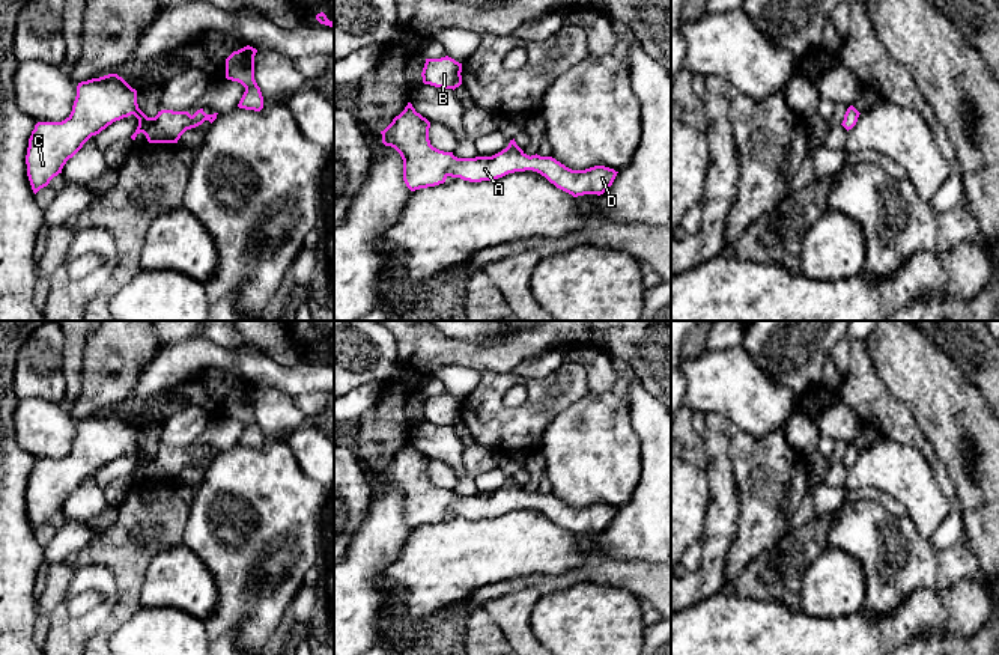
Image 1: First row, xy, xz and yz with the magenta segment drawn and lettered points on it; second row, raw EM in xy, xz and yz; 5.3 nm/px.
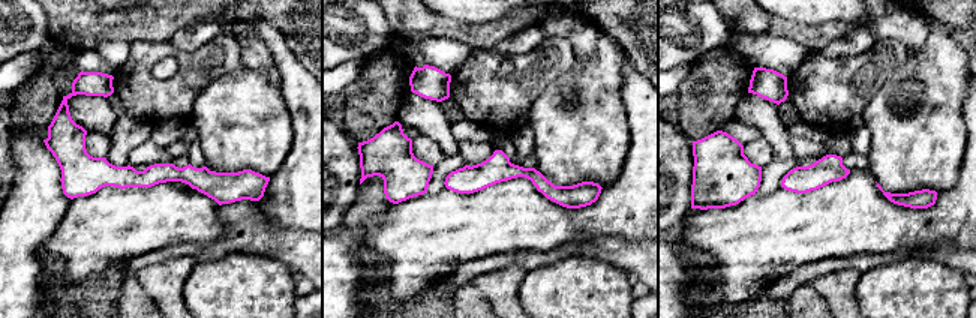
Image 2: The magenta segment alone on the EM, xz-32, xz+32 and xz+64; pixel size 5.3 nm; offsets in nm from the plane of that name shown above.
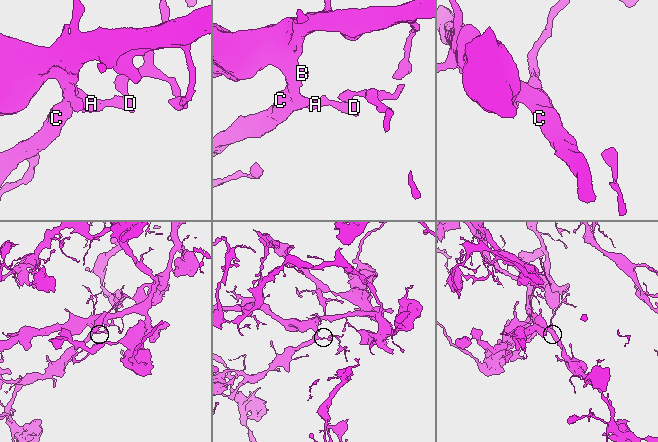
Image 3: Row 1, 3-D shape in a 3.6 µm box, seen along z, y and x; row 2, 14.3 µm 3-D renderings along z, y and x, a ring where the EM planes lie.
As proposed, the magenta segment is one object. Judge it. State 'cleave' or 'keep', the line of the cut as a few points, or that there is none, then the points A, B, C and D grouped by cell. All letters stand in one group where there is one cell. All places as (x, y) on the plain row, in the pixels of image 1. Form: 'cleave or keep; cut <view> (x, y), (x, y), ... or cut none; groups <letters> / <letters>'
keep; cut none; groups A B C D

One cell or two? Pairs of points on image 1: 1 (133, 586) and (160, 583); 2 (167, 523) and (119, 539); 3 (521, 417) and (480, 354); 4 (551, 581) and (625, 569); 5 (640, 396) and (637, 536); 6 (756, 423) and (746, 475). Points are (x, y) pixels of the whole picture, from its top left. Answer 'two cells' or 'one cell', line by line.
1: two cells
2: one cell
3: two cells
4: one cell
5: one cell
6: two cells

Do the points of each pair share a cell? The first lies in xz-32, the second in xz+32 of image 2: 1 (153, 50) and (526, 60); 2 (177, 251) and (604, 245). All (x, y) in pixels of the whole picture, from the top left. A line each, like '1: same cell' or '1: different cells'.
1: same cell
2: same cell

